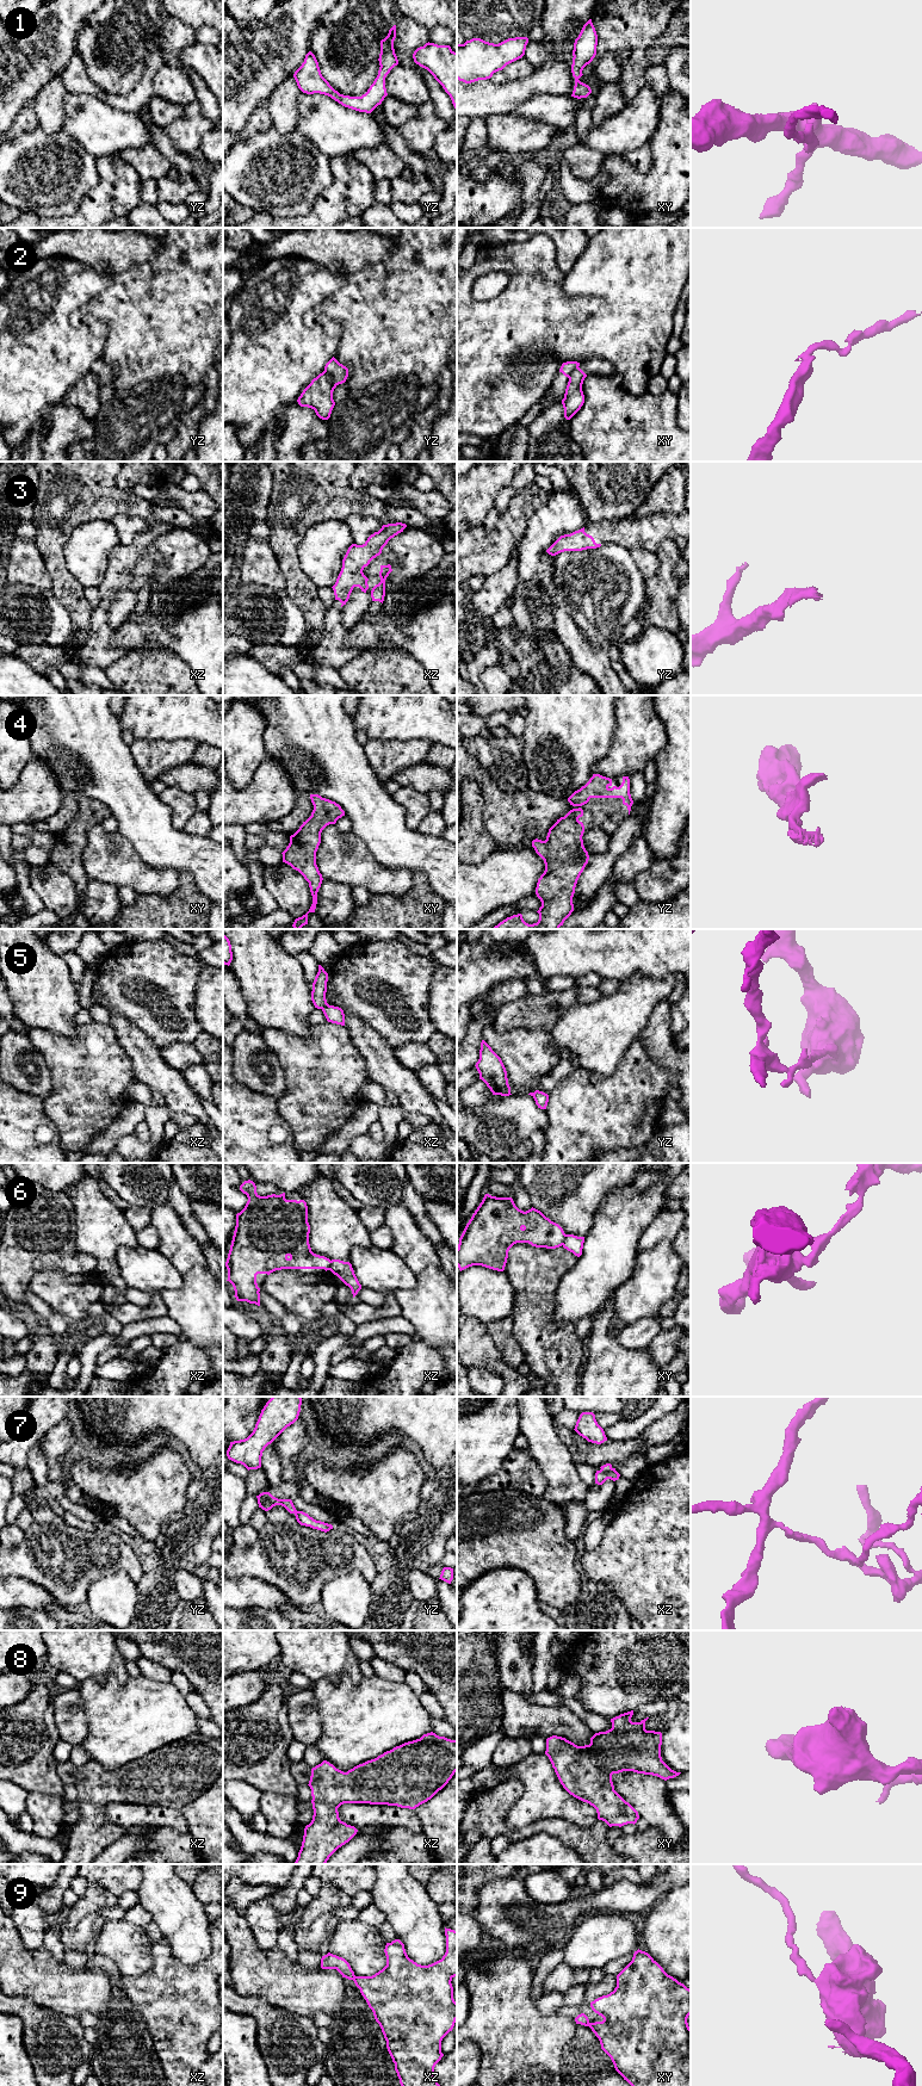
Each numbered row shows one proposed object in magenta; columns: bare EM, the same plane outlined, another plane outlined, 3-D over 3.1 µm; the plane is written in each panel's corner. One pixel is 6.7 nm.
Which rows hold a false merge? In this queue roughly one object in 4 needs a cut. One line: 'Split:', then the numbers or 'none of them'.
Split: 2, 5, 6, 7, 9

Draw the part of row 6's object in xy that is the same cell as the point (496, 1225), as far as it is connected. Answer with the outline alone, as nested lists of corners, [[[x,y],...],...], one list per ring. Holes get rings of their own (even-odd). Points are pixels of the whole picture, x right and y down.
[[[485,1194],[459,1238],[457,1267],[460,1271],[472,1265],[503,1271],[514,1244],[556,1249],[564,1237],[563,1228],[540,1211],[524,1212],[512,1197]]]

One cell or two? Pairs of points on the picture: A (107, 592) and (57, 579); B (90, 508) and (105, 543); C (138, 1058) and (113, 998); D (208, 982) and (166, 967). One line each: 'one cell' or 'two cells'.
A: two cells
B: two cells
C: two cells
D: two cells

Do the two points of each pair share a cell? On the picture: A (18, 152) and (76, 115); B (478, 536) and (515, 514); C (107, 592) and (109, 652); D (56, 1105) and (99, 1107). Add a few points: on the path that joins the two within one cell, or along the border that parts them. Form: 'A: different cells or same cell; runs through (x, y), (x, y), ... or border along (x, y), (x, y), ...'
A: different cells; border along (62, 127), (82, 147)
B: same cell; runs through (488, 538), (495, 538), (509, 524)
C: same cell; runs through (103, 607), (100, 612), (100, 637)
D: same cell; runs through (67, 1106), (88, 1106)

